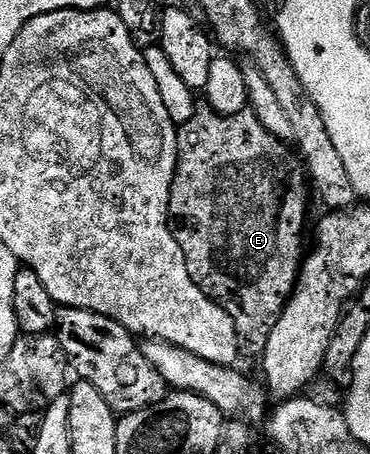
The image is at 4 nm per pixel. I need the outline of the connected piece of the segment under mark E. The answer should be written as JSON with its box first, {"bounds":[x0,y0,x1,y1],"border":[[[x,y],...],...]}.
{"bounds":[169,105,311,356],"border":[[[201,105],[191,121],[180,124],[177,174],[173,176],[169,194],[169,222],[179,249],[183,249],[191,281],[232,315],[242,356],[265,354],[271,329],[275,329],[293,295],[303,262],[301,238],[305,235],[309,195],[311,199],[307,171],[294,148],[286,140],[272,135],[252,110],[220,115],[212,107]]]}

